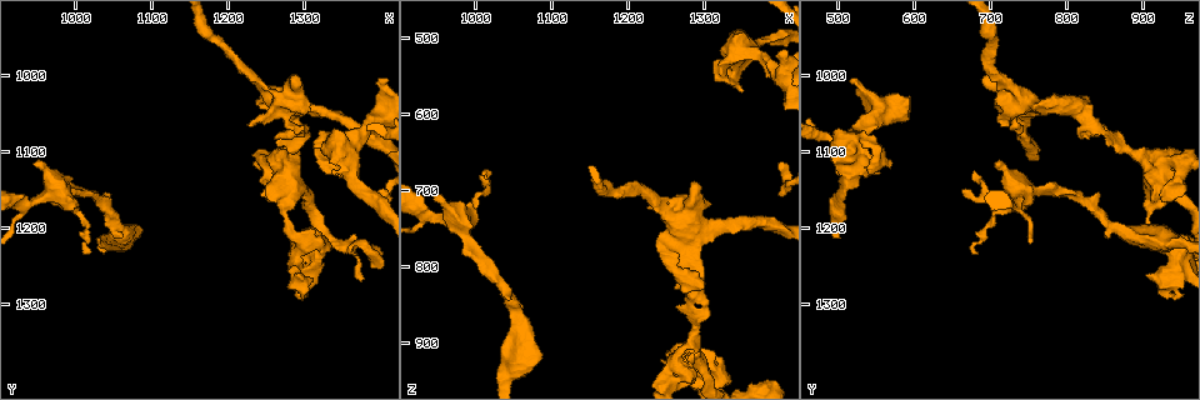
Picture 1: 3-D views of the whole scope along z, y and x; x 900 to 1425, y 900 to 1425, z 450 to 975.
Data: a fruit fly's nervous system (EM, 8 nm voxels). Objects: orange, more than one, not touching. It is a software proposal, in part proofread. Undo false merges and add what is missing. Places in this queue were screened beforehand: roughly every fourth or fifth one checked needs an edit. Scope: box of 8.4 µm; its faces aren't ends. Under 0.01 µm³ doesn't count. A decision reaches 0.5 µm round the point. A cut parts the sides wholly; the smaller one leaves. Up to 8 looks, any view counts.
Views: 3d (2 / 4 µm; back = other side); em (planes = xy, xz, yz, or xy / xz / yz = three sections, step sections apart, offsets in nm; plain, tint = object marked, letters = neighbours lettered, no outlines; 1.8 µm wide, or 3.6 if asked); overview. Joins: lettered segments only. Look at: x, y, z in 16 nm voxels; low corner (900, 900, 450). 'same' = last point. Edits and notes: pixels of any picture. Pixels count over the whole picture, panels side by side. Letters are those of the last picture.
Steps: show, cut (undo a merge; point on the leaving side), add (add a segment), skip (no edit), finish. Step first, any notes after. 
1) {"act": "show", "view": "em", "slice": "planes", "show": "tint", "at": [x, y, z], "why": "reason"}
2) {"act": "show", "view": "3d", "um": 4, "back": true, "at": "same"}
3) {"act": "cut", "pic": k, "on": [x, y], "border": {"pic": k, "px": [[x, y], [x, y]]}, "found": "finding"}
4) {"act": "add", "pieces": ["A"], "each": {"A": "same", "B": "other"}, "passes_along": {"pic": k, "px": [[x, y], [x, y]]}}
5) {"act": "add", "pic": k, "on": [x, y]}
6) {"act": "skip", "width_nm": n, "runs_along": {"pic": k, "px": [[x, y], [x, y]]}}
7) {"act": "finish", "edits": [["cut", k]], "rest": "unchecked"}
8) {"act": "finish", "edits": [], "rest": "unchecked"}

{"act": "show", "view": "em", "slice": "planes", "show": "letters", "at": [1015, 1150, 805], "why": "narrows sharply"}

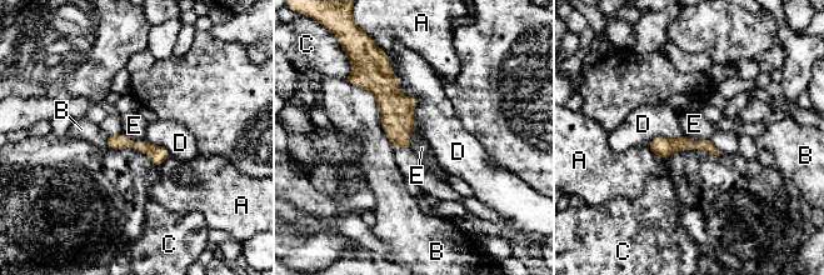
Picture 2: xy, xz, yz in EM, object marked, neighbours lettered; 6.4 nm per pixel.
{"act": "skip", "each": {"A": "other", "B": "other", "C": "other", "D": "other", "E": "other"}, "runs_along": {"pic": 2, "px": [[652, 145], [697, 144], [714, 151]]}, "found": "continuous, no second neuron"}

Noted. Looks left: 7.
{"act": "show", "view": "3d", "um": 2, "back": true, "at": [1300, 1065, 735], "why": "tapers out"}

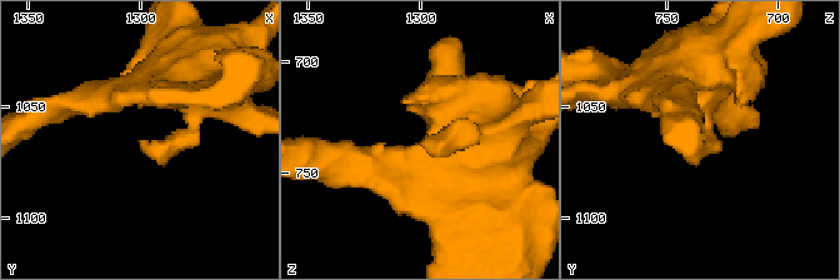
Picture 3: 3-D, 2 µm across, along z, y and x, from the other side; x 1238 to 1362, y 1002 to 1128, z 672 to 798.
{"act": "show", "view": "em", "um": 3.6, "slice": "planes", "show": "plain", "at": [1301, 1068, 736], "why": "shape alone is not enough"}

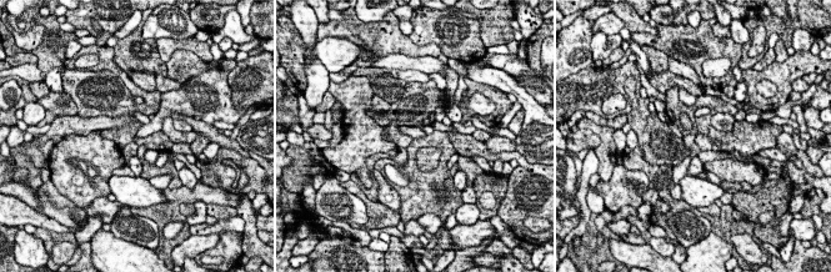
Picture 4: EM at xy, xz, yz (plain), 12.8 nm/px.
{"act": "show", "view": "em", "um": 3.6, "slice": "planes", "show": "letters", "at": "same", "why": "what lies round it"}

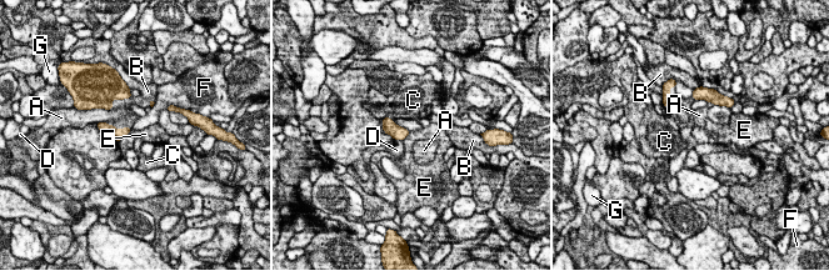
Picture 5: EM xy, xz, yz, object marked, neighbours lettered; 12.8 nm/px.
{"act": "skip", "each": {"A": "other", "B": "other", "C": "other", "D": "other", "E": "other", "F": "other", "G": "other"}, "border": {"pic": 5, "px": [[391, 119], [409, 131]]}, "found": "no lettered segment goes on from it"}

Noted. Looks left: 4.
{"act": "show", "view": "em", "slice": "xz", "step": 16, "show": "tint", "at": [1320, 1105, 545], "why": "branch stops here"}

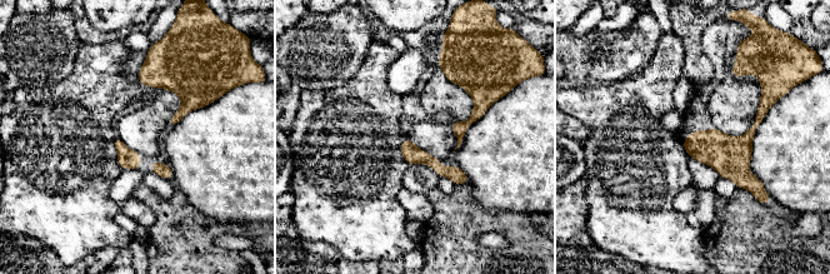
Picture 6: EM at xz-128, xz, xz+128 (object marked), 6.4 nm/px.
{"act": "show", "view": "em", "slice": "planes", "show": "letters", "at": "same", "why": "cut it another way"}

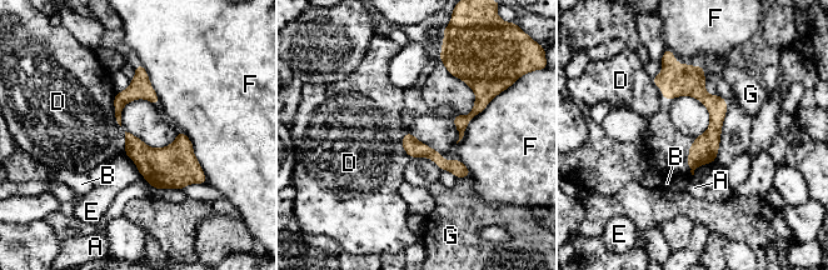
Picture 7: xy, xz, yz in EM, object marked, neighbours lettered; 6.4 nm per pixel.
{"act": "skip", "each": {"A": "other", "B": "other", "D": "other", "E": "other", "F": "other", "G": "other"}, "runs_along": {"pic": 7, "px": [[671, 63], [714, 108], [693, 165]]}, "found": "none of them fits"}

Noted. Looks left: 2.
{"act": "finish", "edits": [], "rest": "unchecked"}

